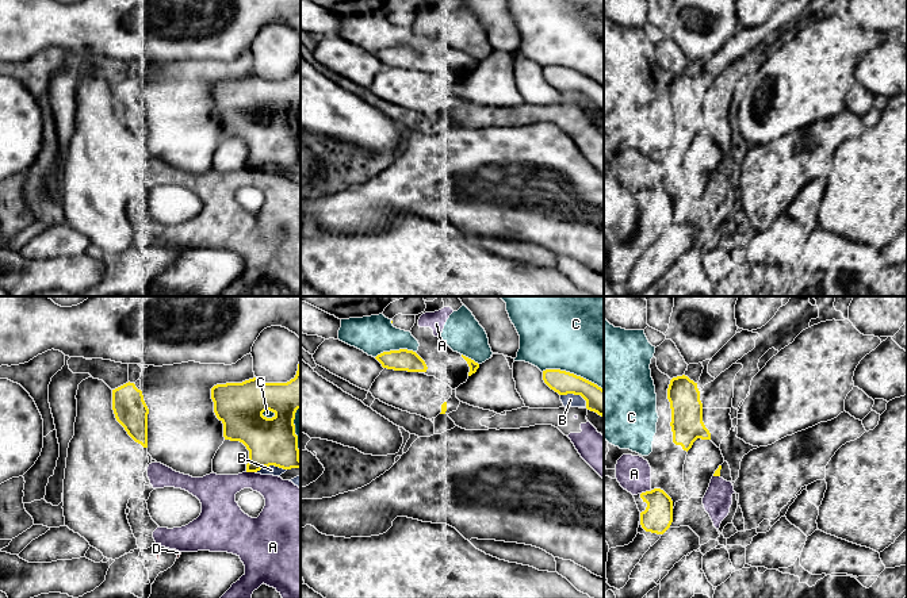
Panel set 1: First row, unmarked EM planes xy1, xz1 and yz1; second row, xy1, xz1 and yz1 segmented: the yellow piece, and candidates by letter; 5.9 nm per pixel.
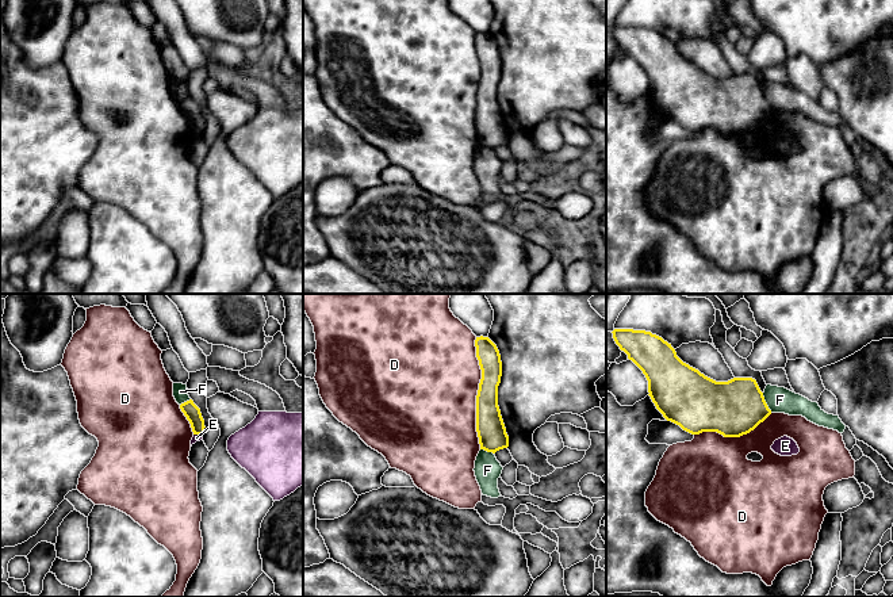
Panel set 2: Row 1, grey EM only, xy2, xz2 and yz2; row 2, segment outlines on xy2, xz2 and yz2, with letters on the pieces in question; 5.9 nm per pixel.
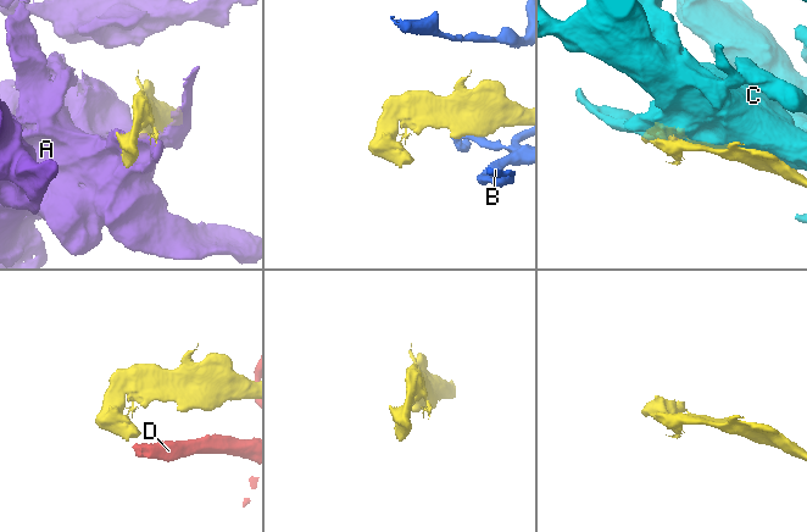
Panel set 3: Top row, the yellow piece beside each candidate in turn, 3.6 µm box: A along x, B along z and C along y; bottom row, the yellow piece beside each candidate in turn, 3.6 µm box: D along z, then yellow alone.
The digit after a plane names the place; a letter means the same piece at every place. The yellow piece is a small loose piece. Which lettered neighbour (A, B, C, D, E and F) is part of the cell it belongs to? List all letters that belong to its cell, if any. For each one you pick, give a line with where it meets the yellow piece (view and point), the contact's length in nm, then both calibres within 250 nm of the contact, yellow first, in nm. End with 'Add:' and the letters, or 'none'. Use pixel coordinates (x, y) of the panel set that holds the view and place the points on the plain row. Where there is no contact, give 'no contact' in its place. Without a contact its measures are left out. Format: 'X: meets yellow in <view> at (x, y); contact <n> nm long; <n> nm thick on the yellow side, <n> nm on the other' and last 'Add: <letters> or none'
A: meets yellow in yz1 at (646, 188); contact 80 nm long; 180 nm thick on the yellow side, 200 nm on the other
Add: A

